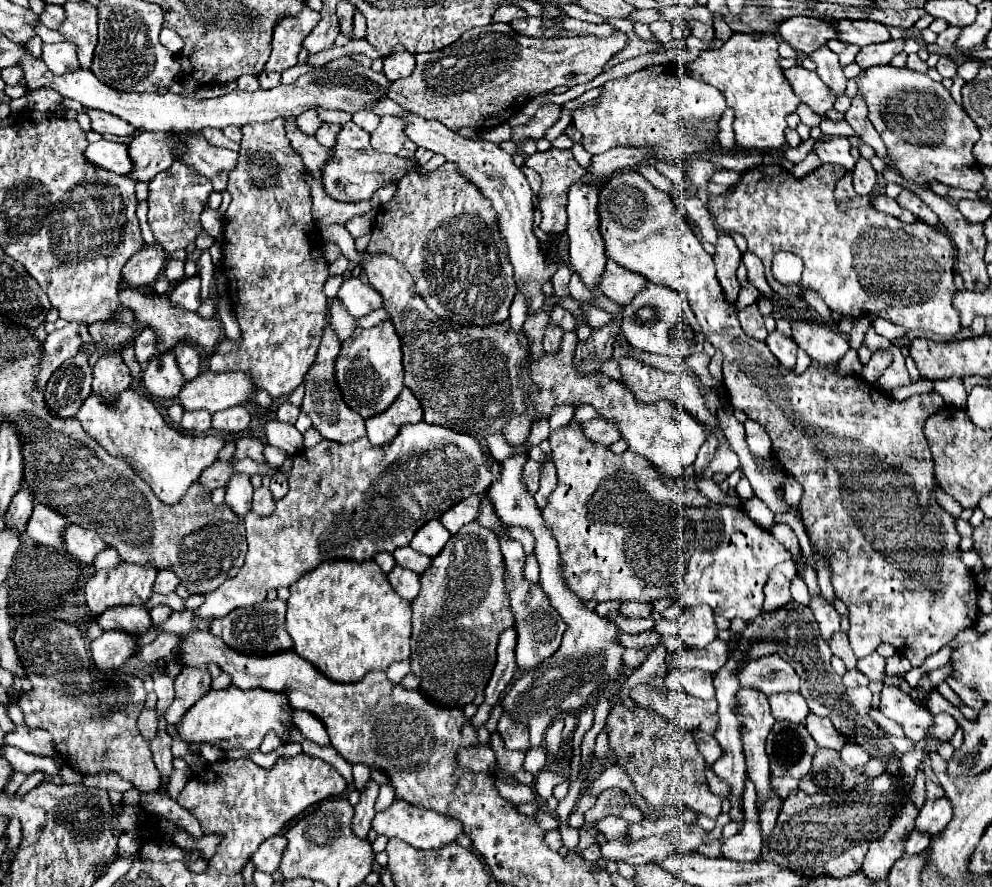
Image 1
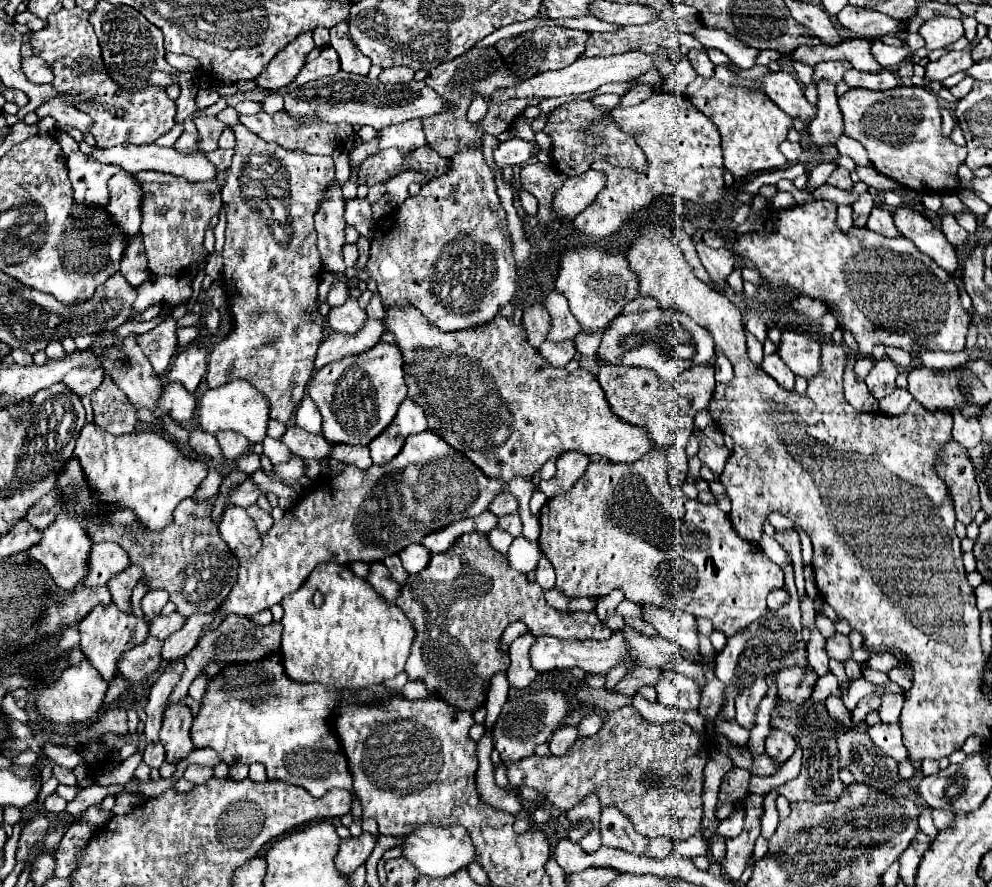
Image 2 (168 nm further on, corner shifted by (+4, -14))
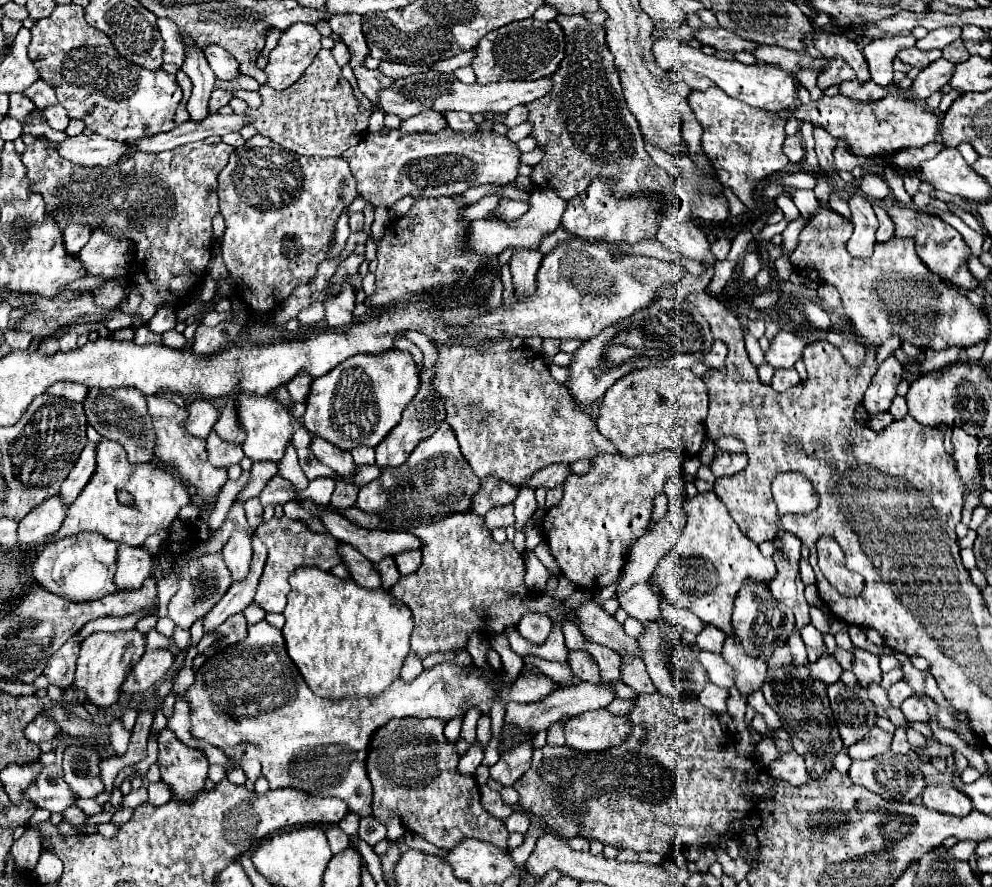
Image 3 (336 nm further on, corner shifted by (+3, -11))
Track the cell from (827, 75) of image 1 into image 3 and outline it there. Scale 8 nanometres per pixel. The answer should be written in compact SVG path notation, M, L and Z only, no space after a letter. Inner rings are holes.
M814 129L814 139L816 139L816 155L818 155L818 163L822 171L830 171L832 169L832 151L836 145L836 137L830 137L830 133L826 133L826 129Z

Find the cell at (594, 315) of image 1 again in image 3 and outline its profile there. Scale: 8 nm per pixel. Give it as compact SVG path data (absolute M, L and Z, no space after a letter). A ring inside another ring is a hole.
M648 367L628 373L604 393L596 425L624 457L656 453L660 449L674 449L694 457L706 435L706 409L706 383L692 371L682 373L666 367Z

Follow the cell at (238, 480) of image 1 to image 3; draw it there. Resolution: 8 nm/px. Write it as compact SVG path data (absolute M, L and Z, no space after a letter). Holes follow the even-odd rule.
M234 531L230 539L222 547L224 563L232 573L232 579L244 579L248 575L250 559L252 559L252 535L246 531Z

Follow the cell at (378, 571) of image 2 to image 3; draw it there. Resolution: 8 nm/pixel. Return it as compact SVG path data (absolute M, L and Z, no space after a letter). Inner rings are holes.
M342 545L340 553L342 553L344 563L350 567L352 579L358 585L362 585L364 589L382 587L382 577L378 577L378 573L374 573L374 563L366 561L366 557L362 557L362 553L358 553L358 549L354 549L352 545Z

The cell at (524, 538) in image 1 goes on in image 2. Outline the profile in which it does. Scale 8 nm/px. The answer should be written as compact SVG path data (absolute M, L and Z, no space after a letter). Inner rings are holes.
M493 528L491 532L489 532L489 542L491 542L491 546L497 550L497 552L507 552L509 550L509 546L511 546L511 542L513 542L513 536L511 534L507 534L505 530L501 530L501 528Z

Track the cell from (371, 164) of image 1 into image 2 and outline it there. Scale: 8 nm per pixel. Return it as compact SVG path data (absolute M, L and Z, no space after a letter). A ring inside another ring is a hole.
M347 200L345 202L345 218L347 224L357 226L359 234L367 240L371 240L373 236L373 212L371 212L371 204L367 200Z

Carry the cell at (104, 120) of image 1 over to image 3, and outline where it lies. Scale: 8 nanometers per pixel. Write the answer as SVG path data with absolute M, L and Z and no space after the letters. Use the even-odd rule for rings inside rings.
M42 79L36 81L36 83L32 83L24 93L26 93L26 97L36 105L38 111L44 111L44 109L48 109L50 105L56 105L56 103L58 103L54 89L52 89L50 85L46 85Z

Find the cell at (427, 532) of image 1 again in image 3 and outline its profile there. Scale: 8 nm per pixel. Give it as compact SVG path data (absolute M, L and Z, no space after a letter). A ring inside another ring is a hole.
M420 551L398 553L394 559L396 559L398 571L400 571L402 575L410 575L410 573L414 573L414 571L422 565L422 553L420 553Z

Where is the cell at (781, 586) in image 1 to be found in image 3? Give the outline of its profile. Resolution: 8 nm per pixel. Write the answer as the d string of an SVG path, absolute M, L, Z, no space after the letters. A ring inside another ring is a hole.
M778 533L774 539L778 545L778 551L774 553L774 561L778 567L778 575L774 581L770 581L770 593L778 603L784 603L794 611L796 617L796 629L800 631L810 623L808 615L808 603L804 599L804 583L798 573L798 561L800 561L800 549L802 541L794 537L792 533Z

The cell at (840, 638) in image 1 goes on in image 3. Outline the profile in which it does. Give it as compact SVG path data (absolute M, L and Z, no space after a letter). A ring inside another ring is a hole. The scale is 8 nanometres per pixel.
M870 683L866 685L866 691L868 691L868 697L872 703L878 703L882 707L890 707L888 703L888 697L886 697L886 689L880 685L880 683Z

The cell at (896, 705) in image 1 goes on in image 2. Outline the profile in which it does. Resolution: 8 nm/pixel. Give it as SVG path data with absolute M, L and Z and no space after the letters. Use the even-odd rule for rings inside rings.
M875 724L867 728L867 736L873 740L877 748L881 748L887 756L891 756L897 762L903 762L907 758L905 746L901 742L901 730L899 724Z

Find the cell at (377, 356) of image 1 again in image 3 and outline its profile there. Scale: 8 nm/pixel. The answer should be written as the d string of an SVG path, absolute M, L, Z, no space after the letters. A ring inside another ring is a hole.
M390 349L382 357L366 357L360 353L312 381L302 423L310 433L344 451L360 445L376 447L400 423L402 411L418 393L418 387L418 367L408 351Z

